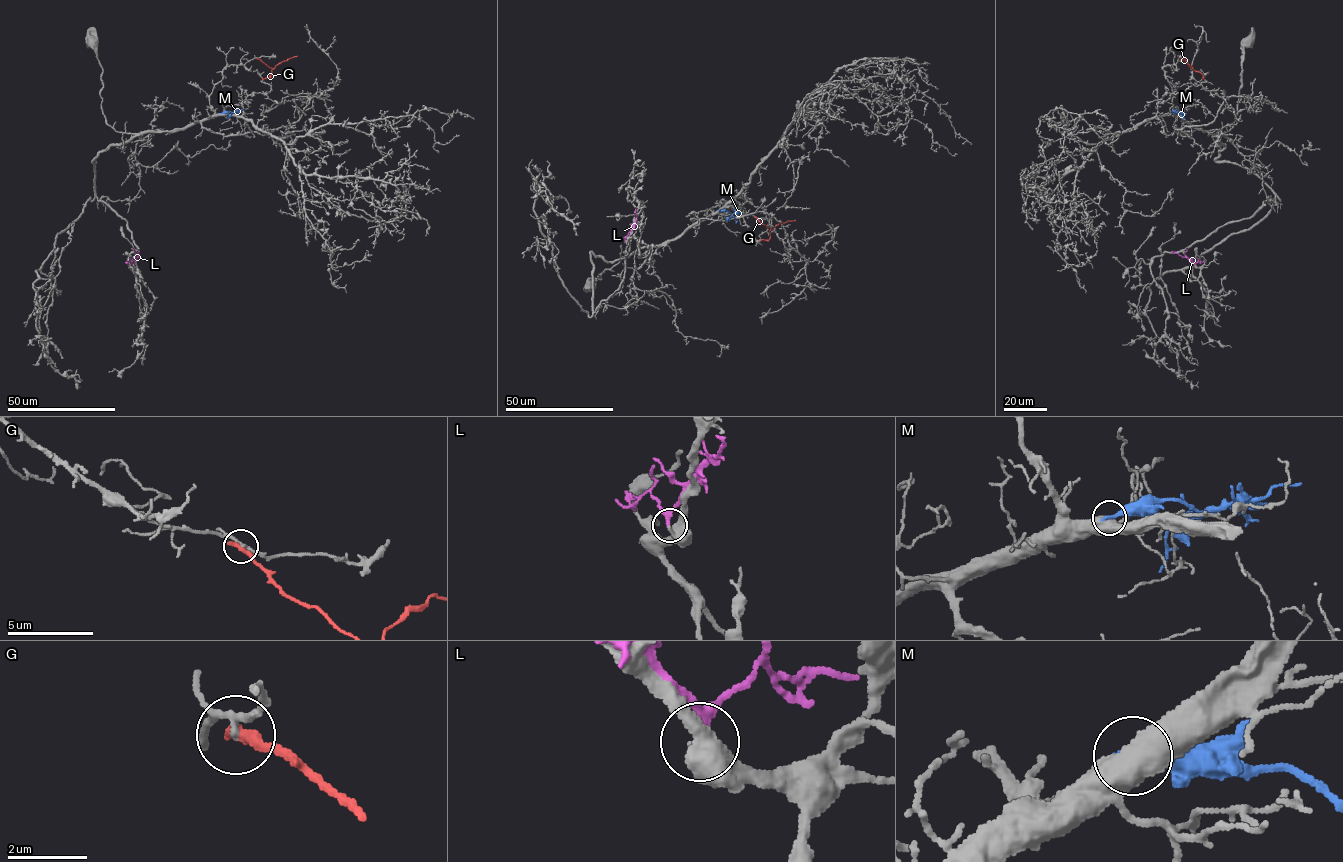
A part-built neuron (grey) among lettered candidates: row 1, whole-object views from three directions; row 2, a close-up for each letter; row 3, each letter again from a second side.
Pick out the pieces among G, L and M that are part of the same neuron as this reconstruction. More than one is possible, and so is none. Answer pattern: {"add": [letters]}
{"add": []}

